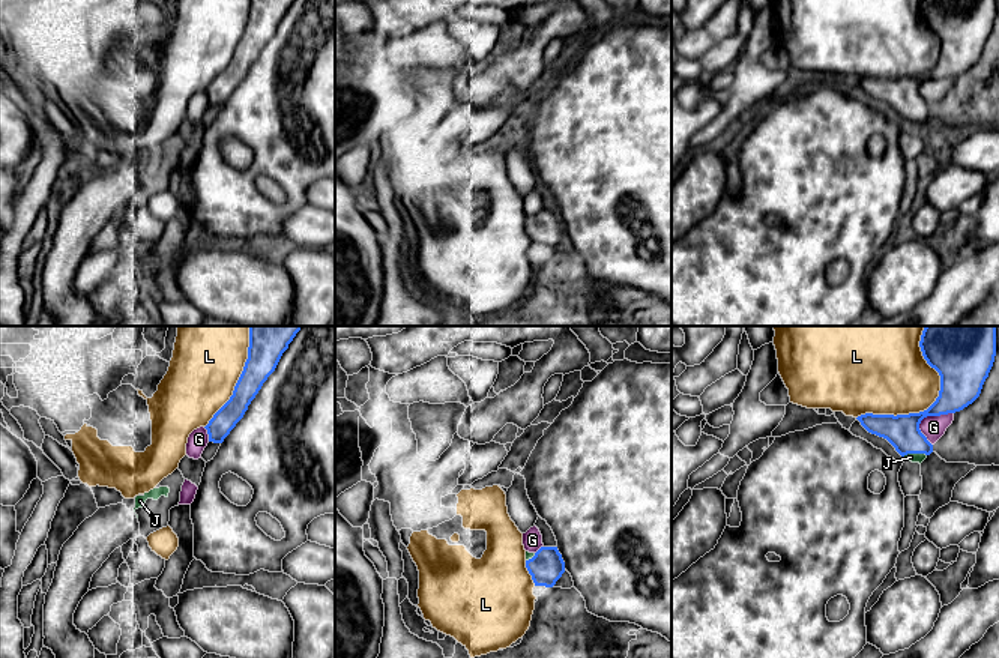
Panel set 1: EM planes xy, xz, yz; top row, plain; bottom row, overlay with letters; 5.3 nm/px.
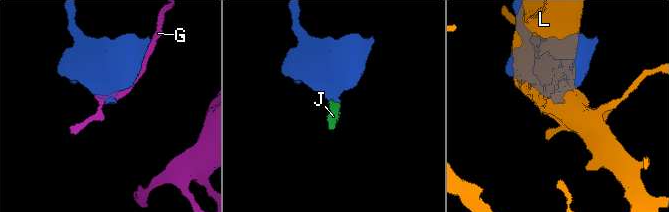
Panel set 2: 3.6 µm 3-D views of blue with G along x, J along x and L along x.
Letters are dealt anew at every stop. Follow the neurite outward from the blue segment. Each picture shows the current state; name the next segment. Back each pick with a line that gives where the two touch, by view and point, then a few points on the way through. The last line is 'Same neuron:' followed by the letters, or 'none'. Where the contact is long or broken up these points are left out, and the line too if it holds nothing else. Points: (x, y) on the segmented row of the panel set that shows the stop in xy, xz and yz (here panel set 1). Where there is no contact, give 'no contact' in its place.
J: meets blue in yz at (914, 452); runs through yz (902, 431), (914, 452), (911, 457)
Same neuron: J

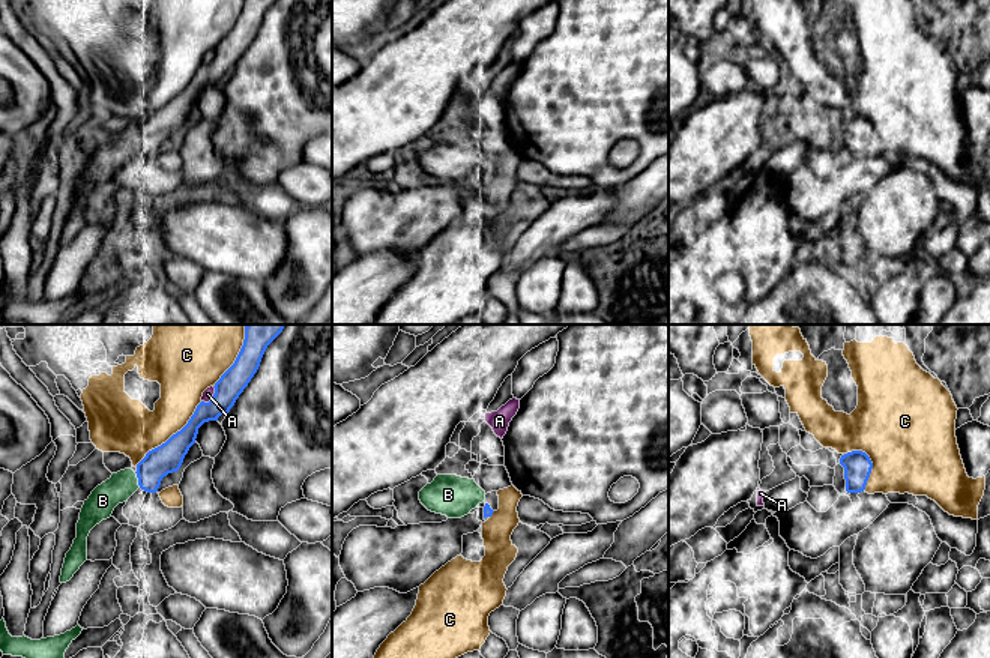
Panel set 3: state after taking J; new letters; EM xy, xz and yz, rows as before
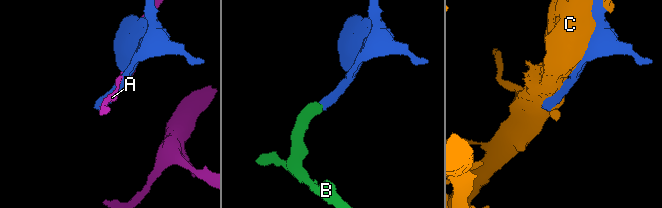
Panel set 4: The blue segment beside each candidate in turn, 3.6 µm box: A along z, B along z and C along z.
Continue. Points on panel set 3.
B: meets blue in xy at (138, 479)
Same neuron: B

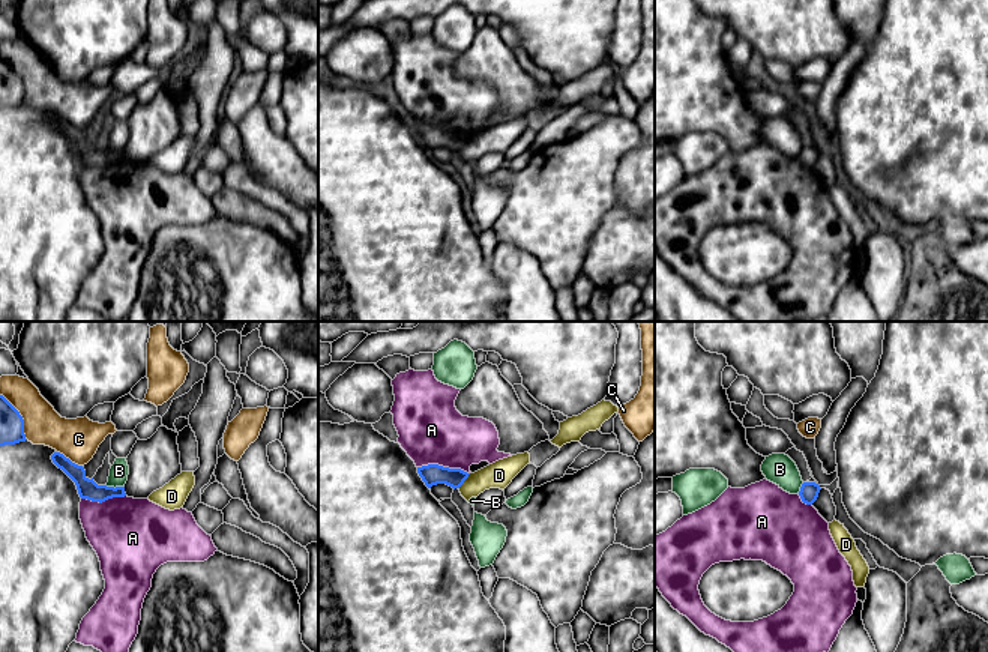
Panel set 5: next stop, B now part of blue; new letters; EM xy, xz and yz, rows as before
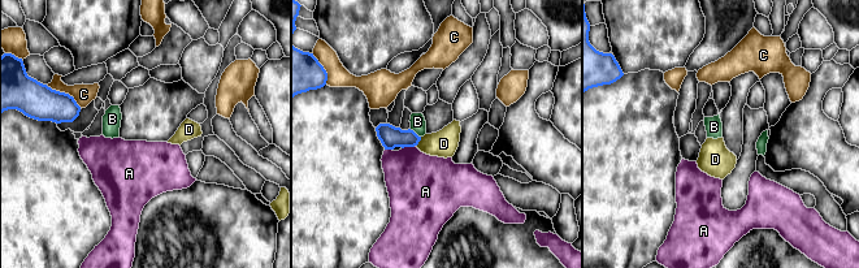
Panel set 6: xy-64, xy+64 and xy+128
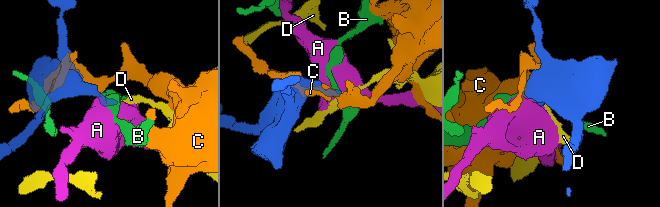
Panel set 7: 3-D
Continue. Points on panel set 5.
Same neuron: none

